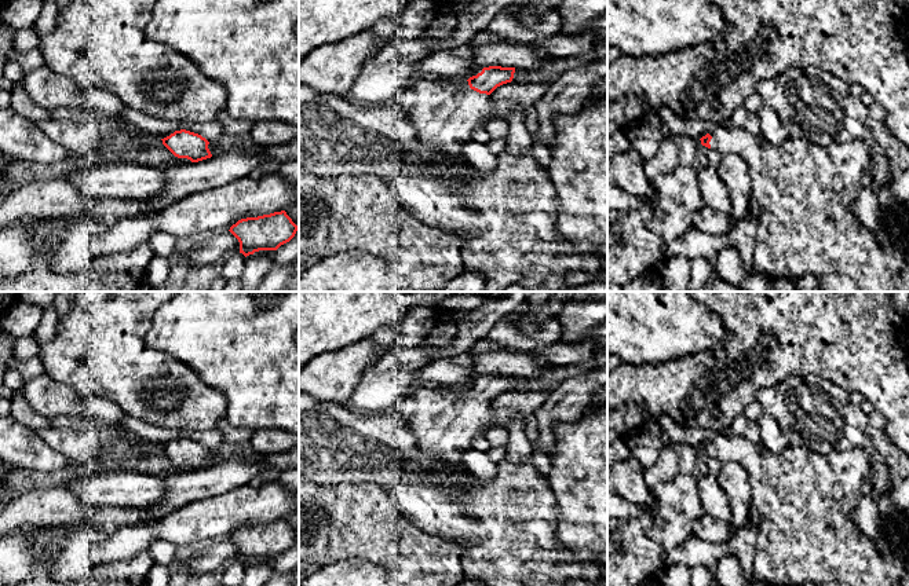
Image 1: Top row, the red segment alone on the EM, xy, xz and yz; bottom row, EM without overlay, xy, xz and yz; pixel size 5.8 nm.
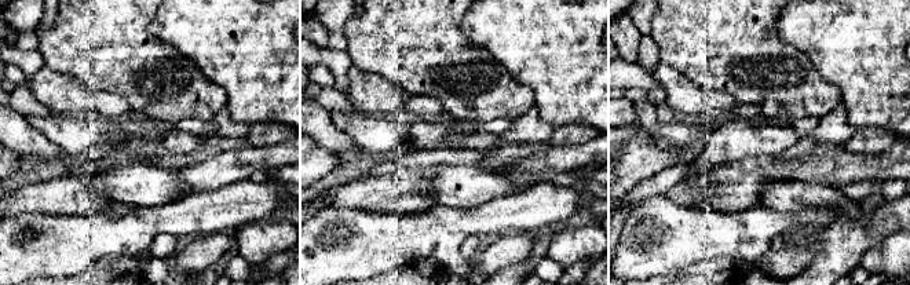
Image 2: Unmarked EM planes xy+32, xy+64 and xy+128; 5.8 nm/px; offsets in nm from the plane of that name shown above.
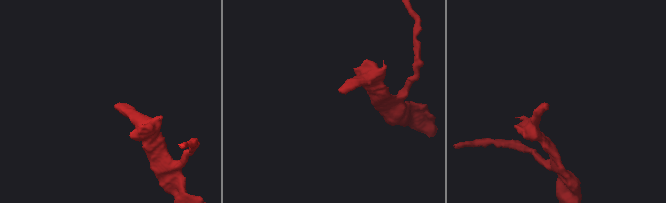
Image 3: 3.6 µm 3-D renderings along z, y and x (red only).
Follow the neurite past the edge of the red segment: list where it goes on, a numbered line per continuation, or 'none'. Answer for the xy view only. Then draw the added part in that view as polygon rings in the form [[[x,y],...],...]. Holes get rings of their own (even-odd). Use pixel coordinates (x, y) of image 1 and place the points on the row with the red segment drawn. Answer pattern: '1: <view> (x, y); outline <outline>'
none

